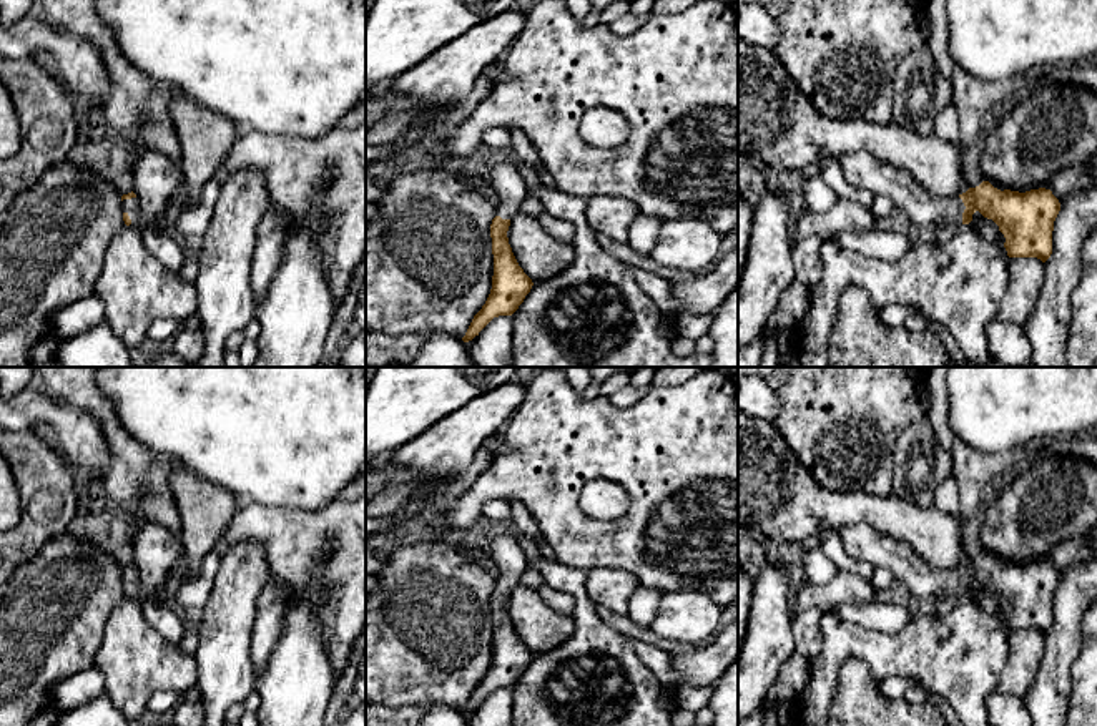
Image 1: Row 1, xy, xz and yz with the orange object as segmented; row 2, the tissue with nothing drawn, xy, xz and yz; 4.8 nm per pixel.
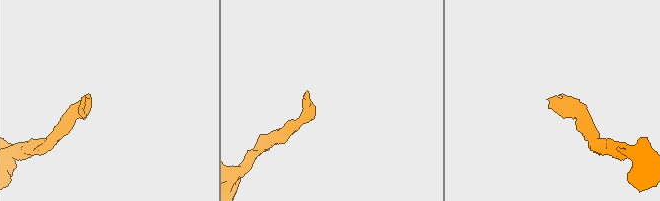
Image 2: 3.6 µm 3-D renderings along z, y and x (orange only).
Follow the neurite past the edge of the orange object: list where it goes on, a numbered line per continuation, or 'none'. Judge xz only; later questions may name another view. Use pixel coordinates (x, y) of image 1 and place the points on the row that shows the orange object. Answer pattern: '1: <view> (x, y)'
1: xz (509, 186)

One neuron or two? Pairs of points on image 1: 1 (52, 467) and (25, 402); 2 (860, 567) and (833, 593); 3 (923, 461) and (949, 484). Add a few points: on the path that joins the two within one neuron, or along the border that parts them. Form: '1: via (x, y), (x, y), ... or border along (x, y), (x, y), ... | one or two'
1: border along (17, 431), (20, 432) | two
2: border along (840, 569), (856, 572), (870, 582) | two
3: border along (951, 474), (936, 489), (931, 505) | two

